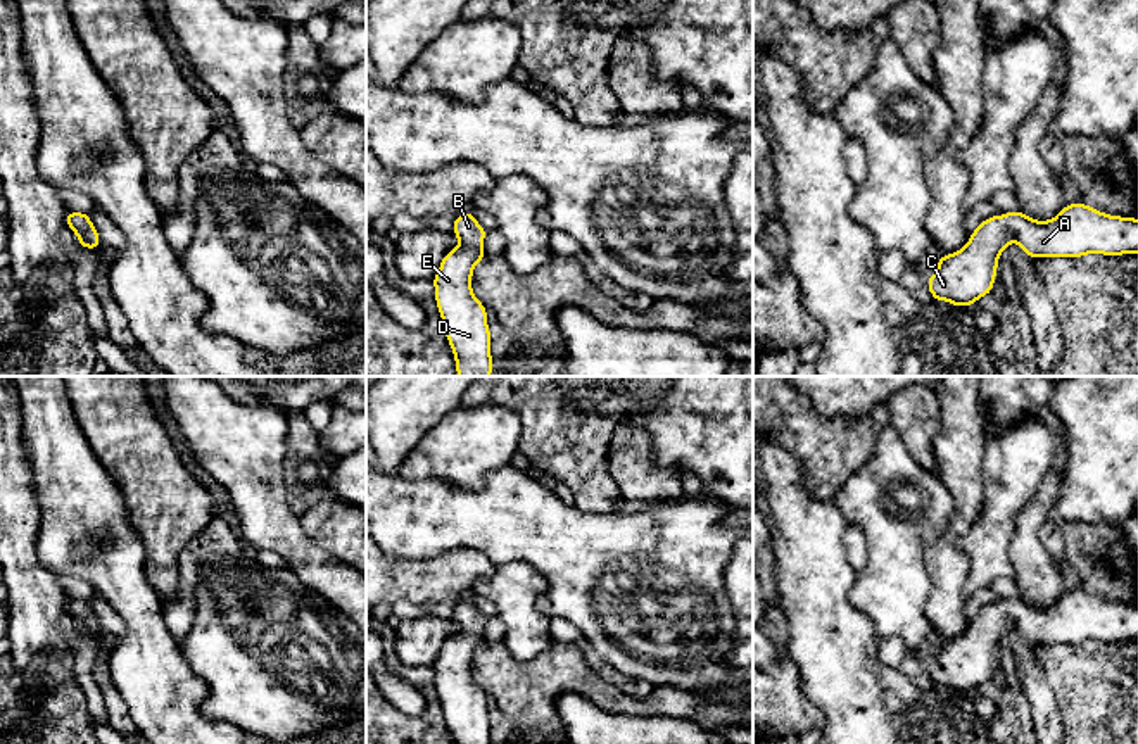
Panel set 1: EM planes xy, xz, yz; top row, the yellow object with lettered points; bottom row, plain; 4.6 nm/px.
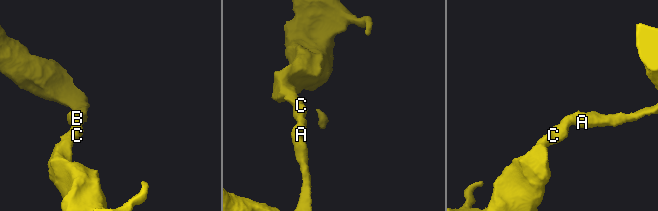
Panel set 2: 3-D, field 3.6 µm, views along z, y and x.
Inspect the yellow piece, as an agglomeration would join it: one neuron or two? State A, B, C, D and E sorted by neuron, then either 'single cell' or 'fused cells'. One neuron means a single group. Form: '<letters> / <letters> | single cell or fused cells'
A B C D E | single cell

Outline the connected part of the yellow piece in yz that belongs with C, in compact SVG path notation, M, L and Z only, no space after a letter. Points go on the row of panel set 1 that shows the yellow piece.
M1083 202L1064 205L1050 221L1031 219L1019 209L991 216L964 249L938 257L938 269L927 278L933 300L969 307L991 293L998 255L1012 240L1031 259L1138 254L1138 219L1109 216Z

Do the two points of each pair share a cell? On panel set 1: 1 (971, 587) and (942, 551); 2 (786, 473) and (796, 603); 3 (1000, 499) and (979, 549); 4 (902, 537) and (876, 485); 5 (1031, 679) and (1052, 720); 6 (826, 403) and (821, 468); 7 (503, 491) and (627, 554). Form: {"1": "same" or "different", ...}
{"1": "different", "2": "same", "3": "same", "4": "same", "5": "same", "6": "different", "7": "same"}

